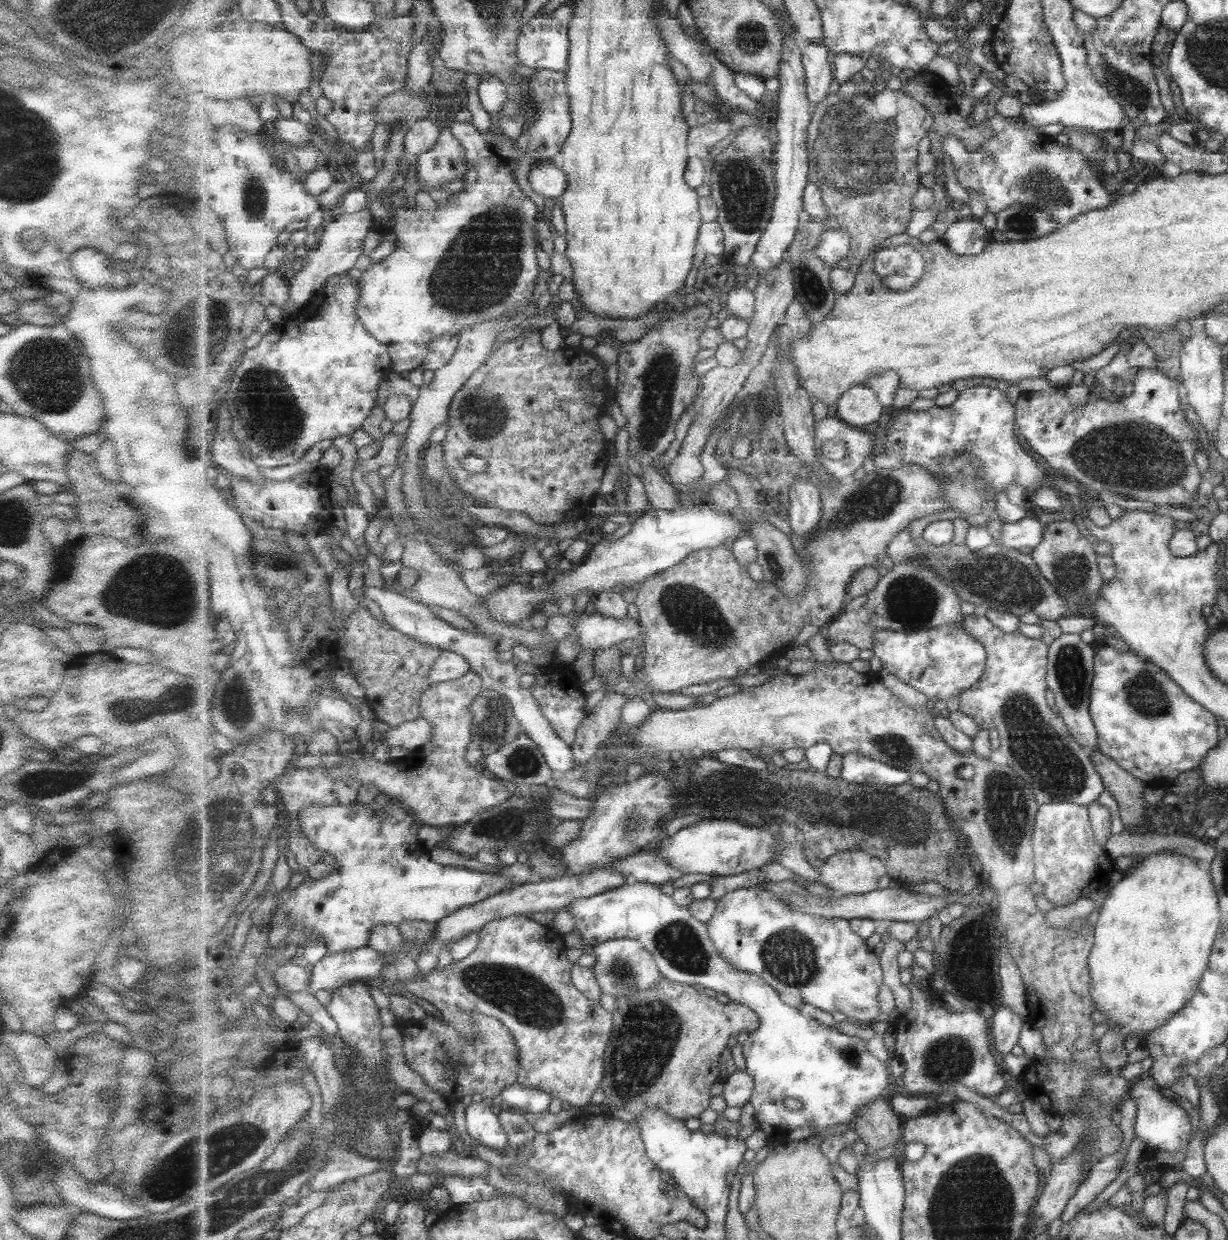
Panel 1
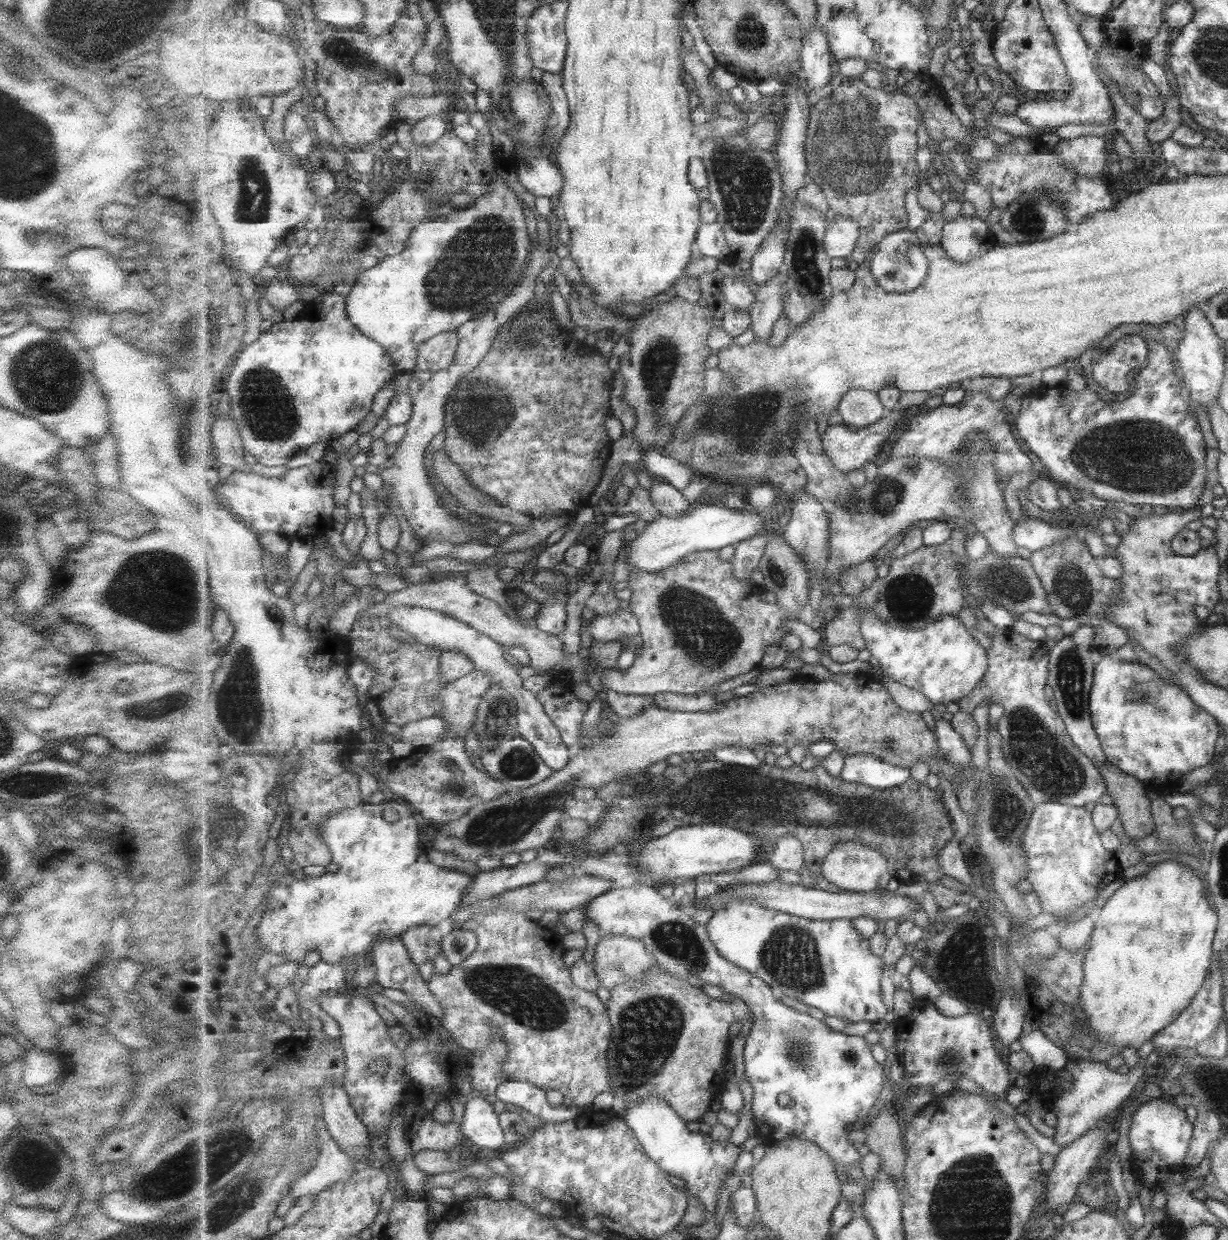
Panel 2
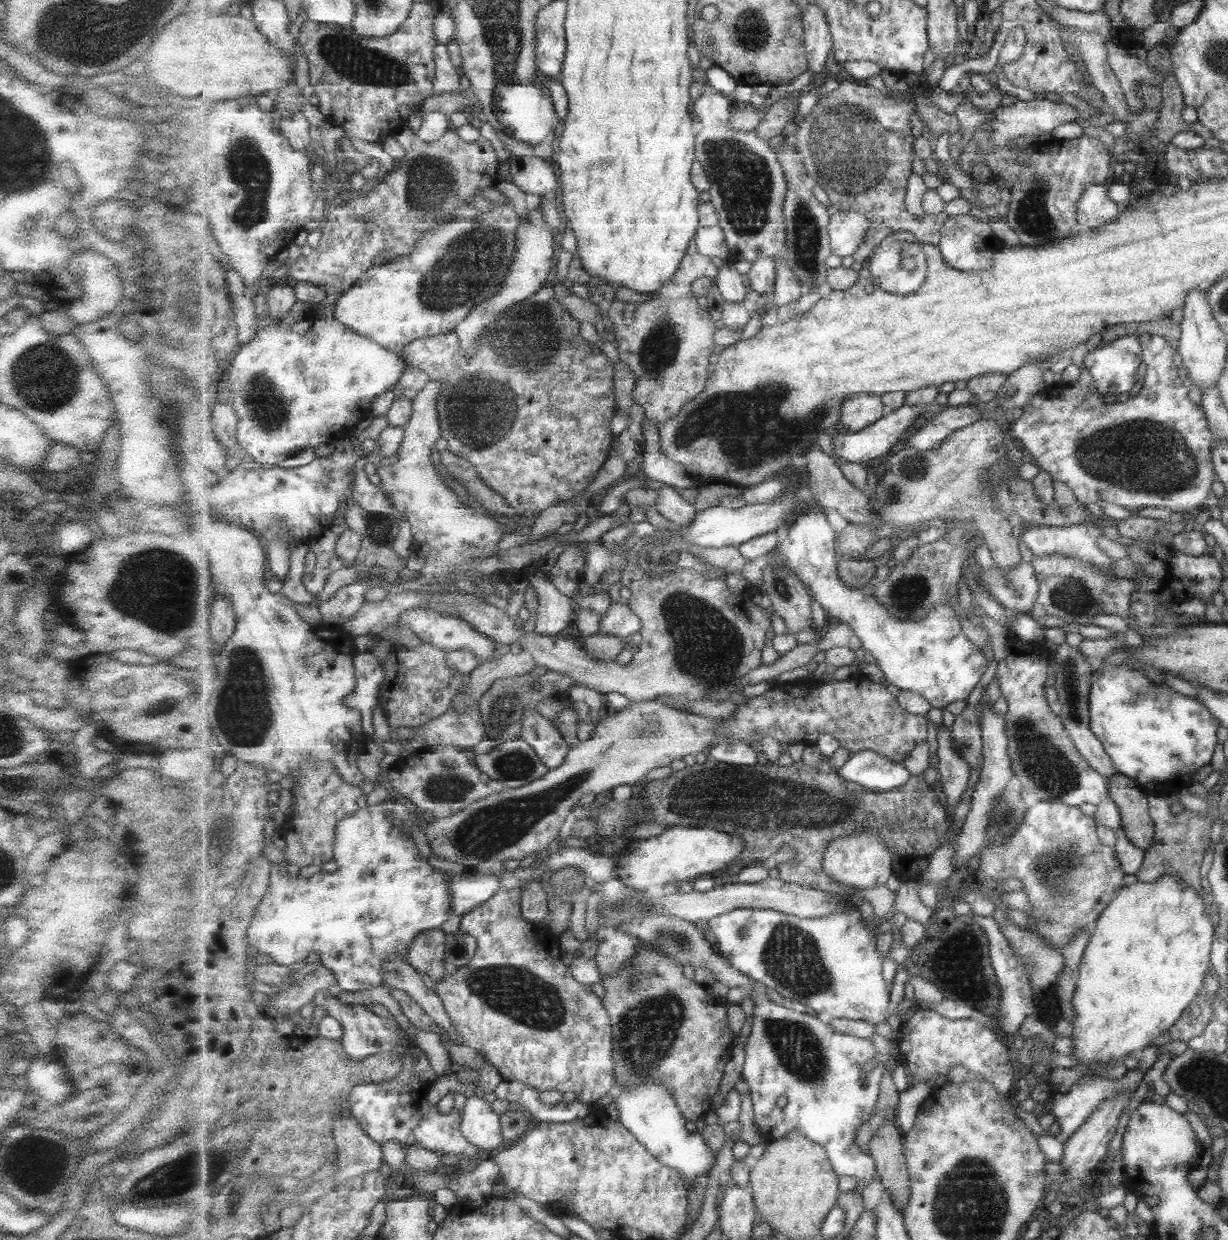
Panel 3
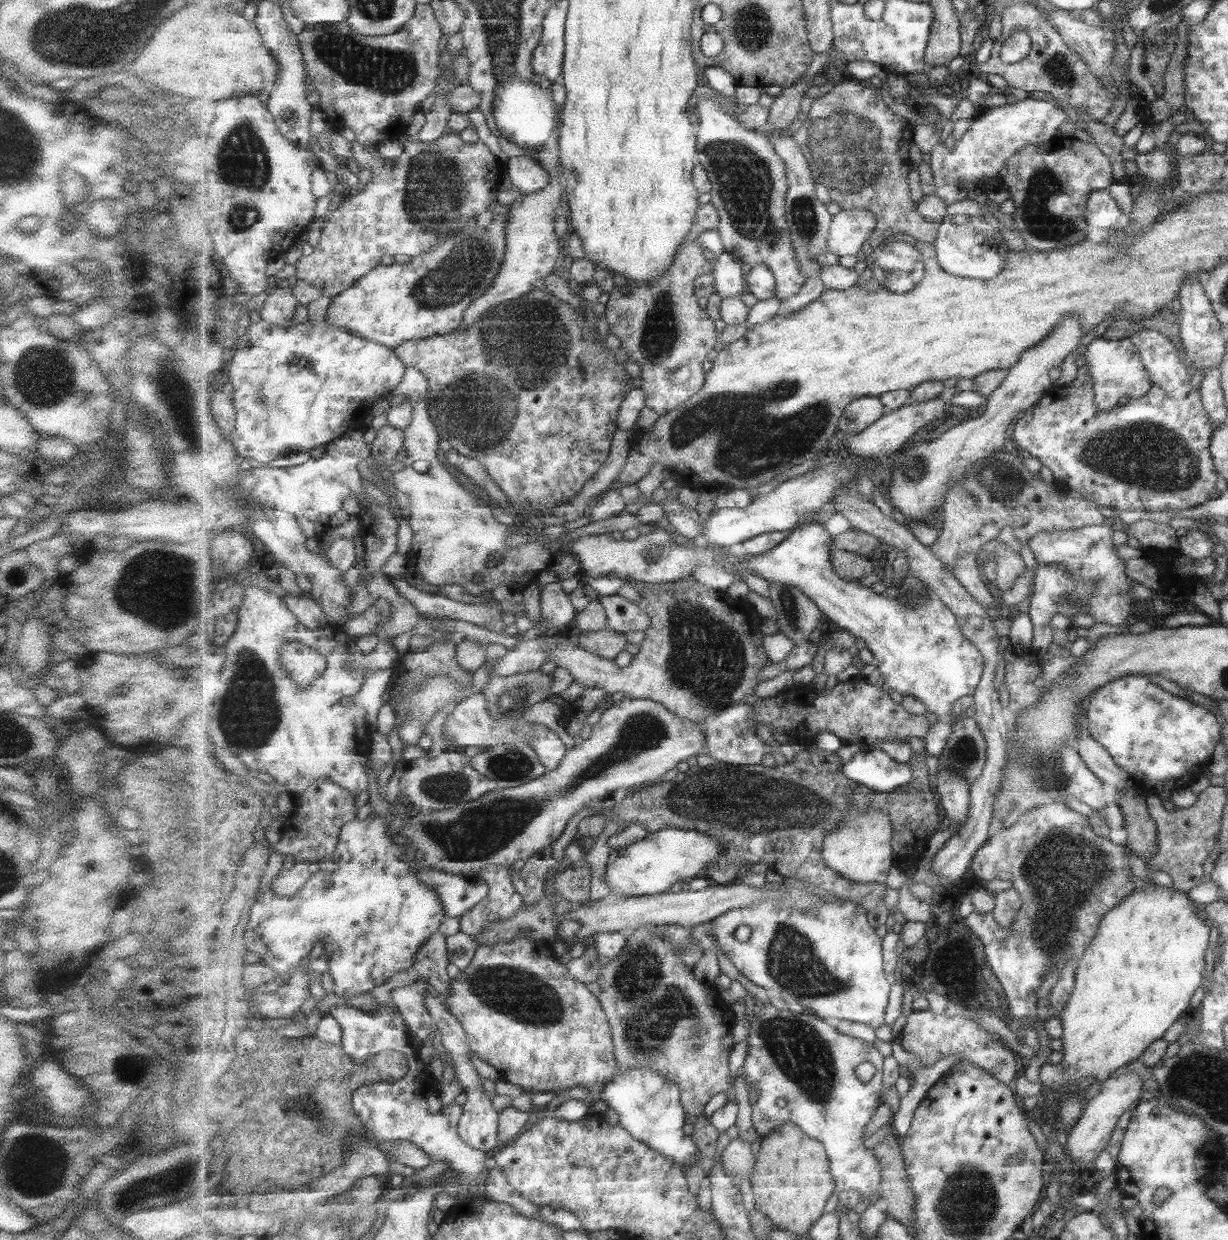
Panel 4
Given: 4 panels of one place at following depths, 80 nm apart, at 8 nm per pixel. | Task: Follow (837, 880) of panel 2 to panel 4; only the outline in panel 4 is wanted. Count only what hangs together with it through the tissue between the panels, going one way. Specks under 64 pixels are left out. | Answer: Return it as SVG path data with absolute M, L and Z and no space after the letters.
M881 812L859 814L851 820L844 818L839 829L831 832L825 839L823 859L833 871L853 883L885 885L889 870L895 866L895 850L892 844L894 838L895 830L891 828L889 818Z

